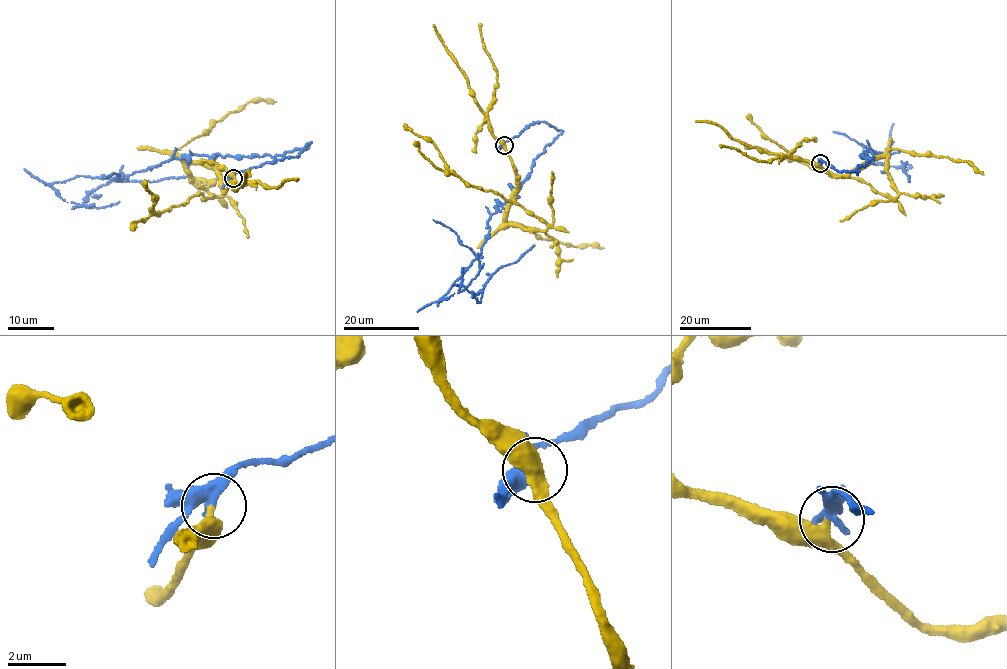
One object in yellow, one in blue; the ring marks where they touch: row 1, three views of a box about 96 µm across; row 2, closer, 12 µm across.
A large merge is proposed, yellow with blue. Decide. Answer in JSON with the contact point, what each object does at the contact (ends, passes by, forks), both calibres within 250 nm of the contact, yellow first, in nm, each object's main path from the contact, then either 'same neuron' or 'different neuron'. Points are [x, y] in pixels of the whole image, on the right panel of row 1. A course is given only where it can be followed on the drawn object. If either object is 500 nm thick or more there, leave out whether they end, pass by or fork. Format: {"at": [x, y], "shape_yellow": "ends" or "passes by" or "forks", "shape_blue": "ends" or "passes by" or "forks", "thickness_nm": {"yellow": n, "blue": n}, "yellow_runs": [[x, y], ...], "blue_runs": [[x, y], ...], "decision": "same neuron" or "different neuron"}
{"at": [820, 163], "shape_yellow": "ends", "shape_blue": "forks", "thickness_nm": {"yellow": 400, "blue": 340}, "yellow_runs": [[820, 163], [833, 177], [885, 156], [898, 194], [893, 199], [853, 178], [810, 167], [773, 142], [748, 114]], "blue_runs": [[820, 163], [857, 174], [872, 159], [869, 150], [885, 155], [891, 142], [888, 166], [907, 163], [909, 181]], "decision": "different neuron"}

